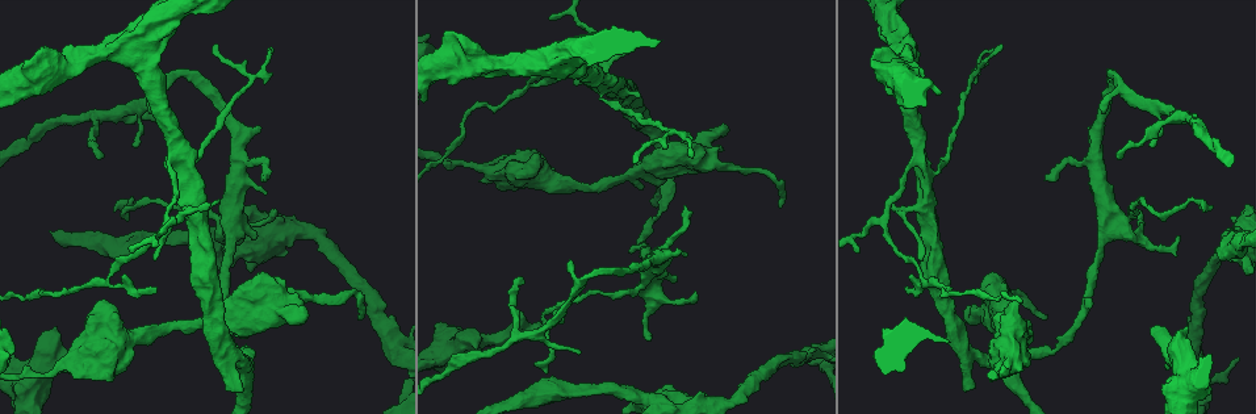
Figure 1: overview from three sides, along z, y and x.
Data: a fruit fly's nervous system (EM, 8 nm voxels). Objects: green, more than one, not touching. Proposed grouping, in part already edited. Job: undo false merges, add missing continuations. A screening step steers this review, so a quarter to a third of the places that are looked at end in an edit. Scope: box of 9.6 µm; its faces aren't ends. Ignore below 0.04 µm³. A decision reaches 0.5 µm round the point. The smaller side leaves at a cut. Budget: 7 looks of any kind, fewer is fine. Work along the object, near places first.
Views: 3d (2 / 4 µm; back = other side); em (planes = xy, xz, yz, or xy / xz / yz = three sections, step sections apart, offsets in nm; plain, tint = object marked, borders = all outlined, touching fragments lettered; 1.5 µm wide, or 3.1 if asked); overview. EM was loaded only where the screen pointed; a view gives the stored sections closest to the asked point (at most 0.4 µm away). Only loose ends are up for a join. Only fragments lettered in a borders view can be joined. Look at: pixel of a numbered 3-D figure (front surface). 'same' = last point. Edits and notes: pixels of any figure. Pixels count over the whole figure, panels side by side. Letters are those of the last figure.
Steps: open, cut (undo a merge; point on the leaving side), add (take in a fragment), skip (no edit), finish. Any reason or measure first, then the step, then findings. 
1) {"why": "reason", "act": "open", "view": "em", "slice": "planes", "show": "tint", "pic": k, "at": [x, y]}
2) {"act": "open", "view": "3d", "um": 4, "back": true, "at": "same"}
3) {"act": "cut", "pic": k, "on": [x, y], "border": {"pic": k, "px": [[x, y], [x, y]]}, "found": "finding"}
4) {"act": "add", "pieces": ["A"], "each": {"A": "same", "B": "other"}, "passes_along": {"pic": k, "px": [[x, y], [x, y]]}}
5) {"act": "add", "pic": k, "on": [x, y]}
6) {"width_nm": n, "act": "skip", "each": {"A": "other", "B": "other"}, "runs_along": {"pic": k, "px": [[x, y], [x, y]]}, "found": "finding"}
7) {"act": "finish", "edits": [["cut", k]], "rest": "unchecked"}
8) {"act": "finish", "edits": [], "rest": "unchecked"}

{"why": "calibre changes", "act": "open", "view": "em", "slice": "planes", "show": "borders", "pic": 1, "at": [610, 107]}

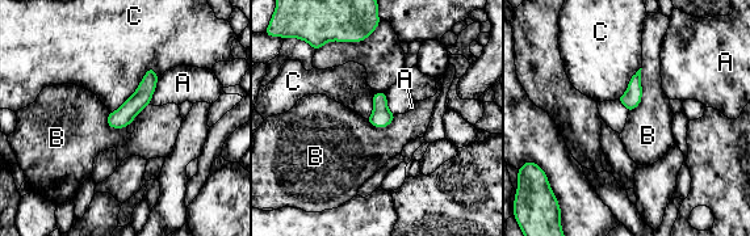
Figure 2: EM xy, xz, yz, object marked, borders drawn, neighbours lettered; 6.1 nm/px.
{"act": "skip", "each": {"A": "other", "B": "other", "C": "other"}, "runs_along": {"pic": 2, "px": [[151, 71], [143, 95], [113, 125]]}, "found": "one neuron here"}

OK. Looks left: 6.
{"why": "free end", "act": "open", "view": "em", "slice": "yz", "step": 8, "show": "borders", "pic": 1, "at": [239, 386]}

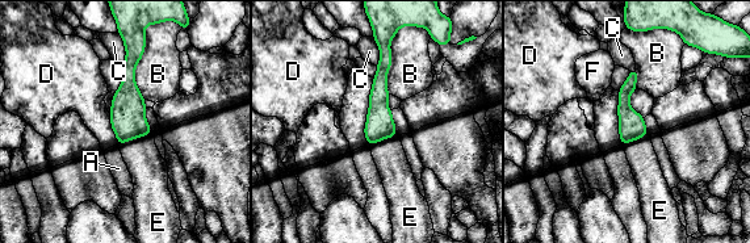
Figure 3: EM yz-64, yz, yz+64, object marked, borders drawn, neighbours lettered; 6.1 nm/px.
{"act": "open", "view": "em", "slice": "xz", "step": 8, "show": "borders", "at": "same"}

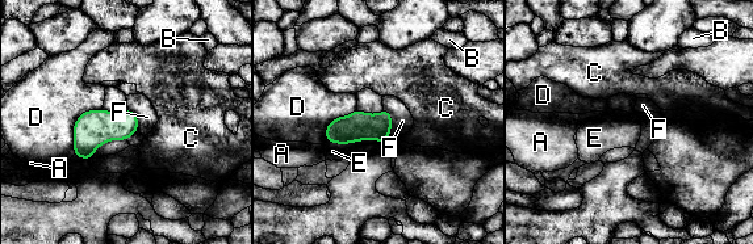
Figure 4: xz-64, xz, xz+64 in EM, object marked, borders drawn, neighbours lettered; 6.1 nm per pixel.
{"longest_contact_nm": ["E", 360], "act": "add", "pieces": ["E"], "each": {"A": "other", "B": "other", "C": "other", "D": "other", "E": "same", "F": "other"}, "found": "it goes on there"}

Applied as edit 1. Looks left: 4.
{"act": "open", "view": "overview"}

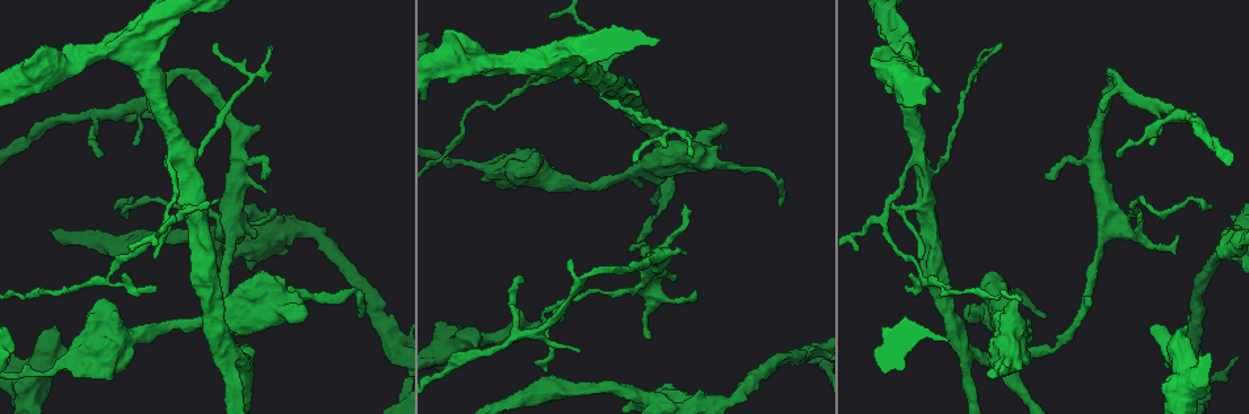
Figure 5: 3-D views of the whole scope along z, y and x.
{"why": "branch stops here", "act": "open", "view": "3d", "um": 4, "pic": 5, "at": [537, 321]}

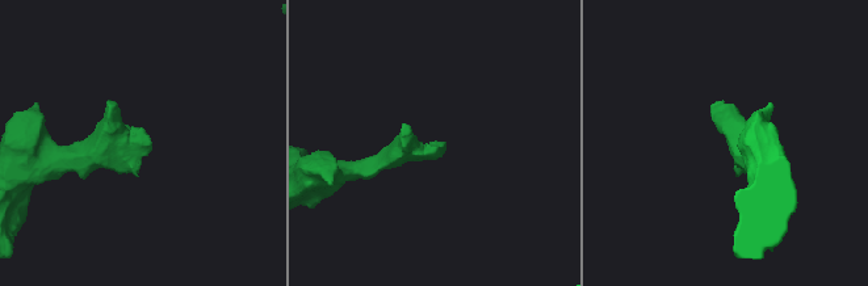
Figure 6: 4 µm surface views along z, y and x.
{"act": "open", "view": "em", "slice": "planes", "show": "borders", "pic": 6, "at": [148, 151]}

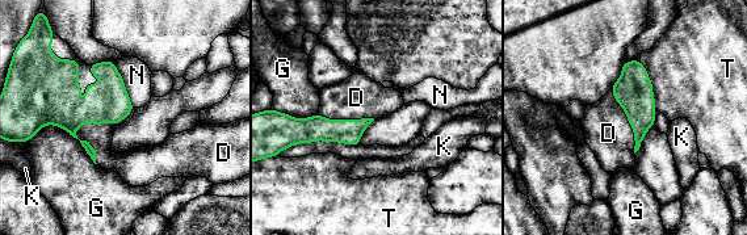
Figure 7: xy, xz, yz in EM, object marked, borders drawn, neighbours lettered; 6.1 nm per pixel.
{"longest_contact_nm": ["G", 420], "act": "add", "pieces": ["D"], "each": {"D": "same", "G": "other", "K": "other", "N": "other", "T": "other"}, "found": "the neuron continues"}

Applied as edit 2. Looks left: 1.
{"act": "finish", "edits": [["add", 4], ["add", 7]], "rest": "unchecked"}

